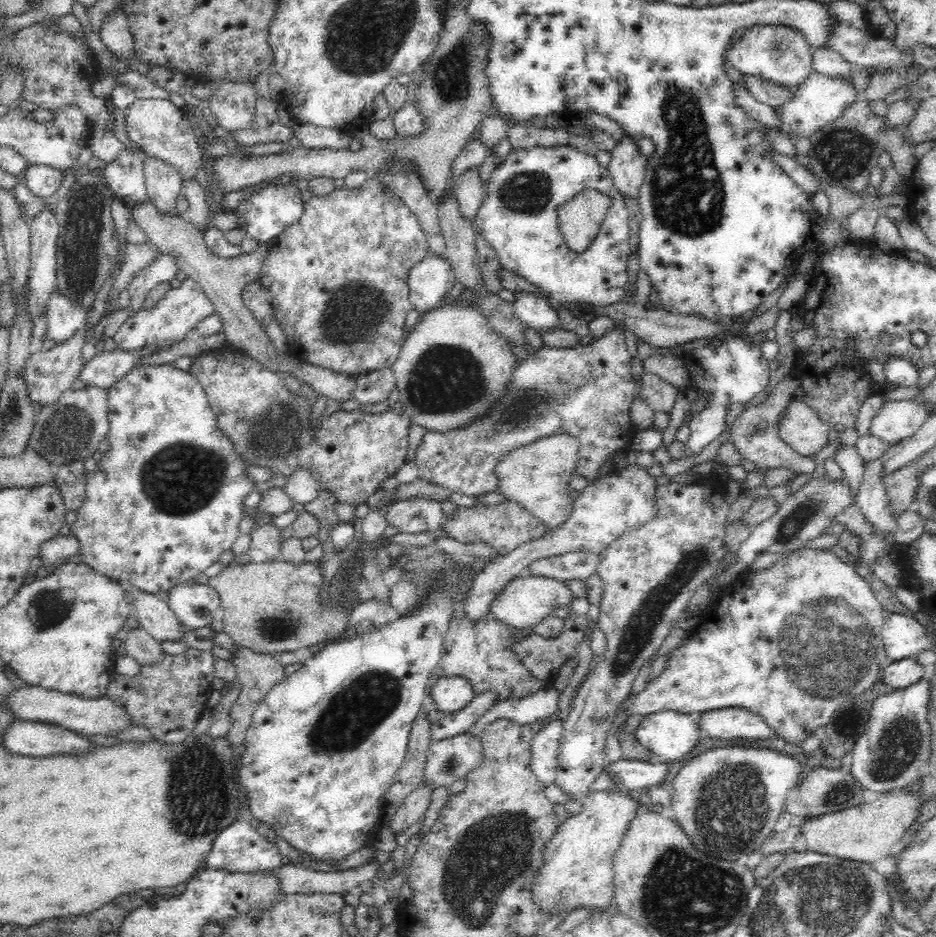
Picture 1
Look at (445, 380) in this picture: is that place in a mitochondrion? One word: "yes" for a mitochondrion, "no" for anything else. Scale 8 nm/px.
yes

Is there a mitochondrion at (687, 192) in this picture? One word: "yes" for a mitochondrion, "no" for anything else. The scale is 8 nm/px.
yes

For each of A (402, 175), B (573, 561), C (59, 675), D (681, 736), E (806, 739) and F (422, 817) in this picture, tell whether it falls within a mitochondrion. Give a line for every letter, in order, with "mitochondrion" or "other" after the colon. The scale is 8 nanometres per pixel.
A: mitochondrion
B: other
C: other
D: other
E: other
F: other

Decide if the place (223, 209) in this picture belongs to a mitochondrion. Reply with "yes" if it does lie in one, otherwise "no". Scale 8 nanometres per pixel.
no

